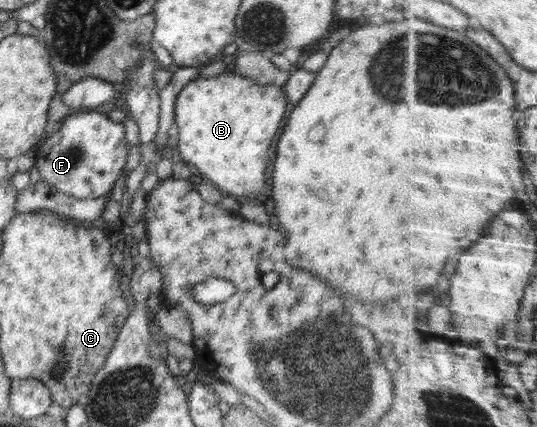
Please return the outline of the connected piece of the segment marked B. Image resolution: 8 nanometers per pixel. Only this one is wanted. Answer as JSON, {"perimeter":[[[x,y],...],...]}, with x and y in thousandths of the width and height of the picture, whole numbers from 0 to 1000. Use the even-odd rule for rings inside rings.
{"perimeter":[[[415,169],[389,183],[361,183],[354,187],[343,204],[335,211],[335,218],[326,227],[326,288],[331,293],[331,354],[335,356],[335,377],[352,386],[363,403],[369,417],[380,419],[384,424],[395,424],[397,433],[406,440],[417,457],[432,457],[443,461],[445,457],[462,459],[466,452],[480,457],[492,452],[497,443],[495,436],[495,393],[503,389],[503,340],[507,330],[514,326],[514,311],[518,311],[521,297],[533,288],[525,283],[529,279],[529,260],[533,260],[534,232],[531,225],[531,213],[527,206],[512,199],[480,199],[473,194],[469,185],[454,180],[453,176],[441,173],[439,169]]]}

